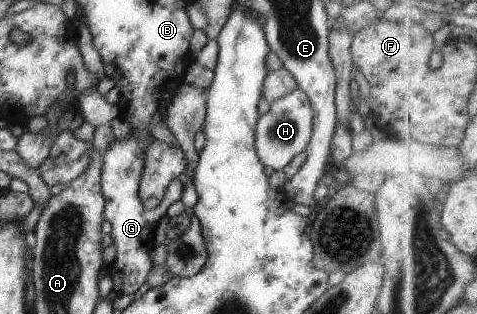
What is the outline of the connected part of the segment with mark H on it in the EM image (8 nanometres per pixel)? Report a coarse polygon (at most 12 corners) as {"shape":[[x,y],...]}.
{"shape":[[296,88],[254,126],[260,163],[281,170],[312,135],[313,111]]}

